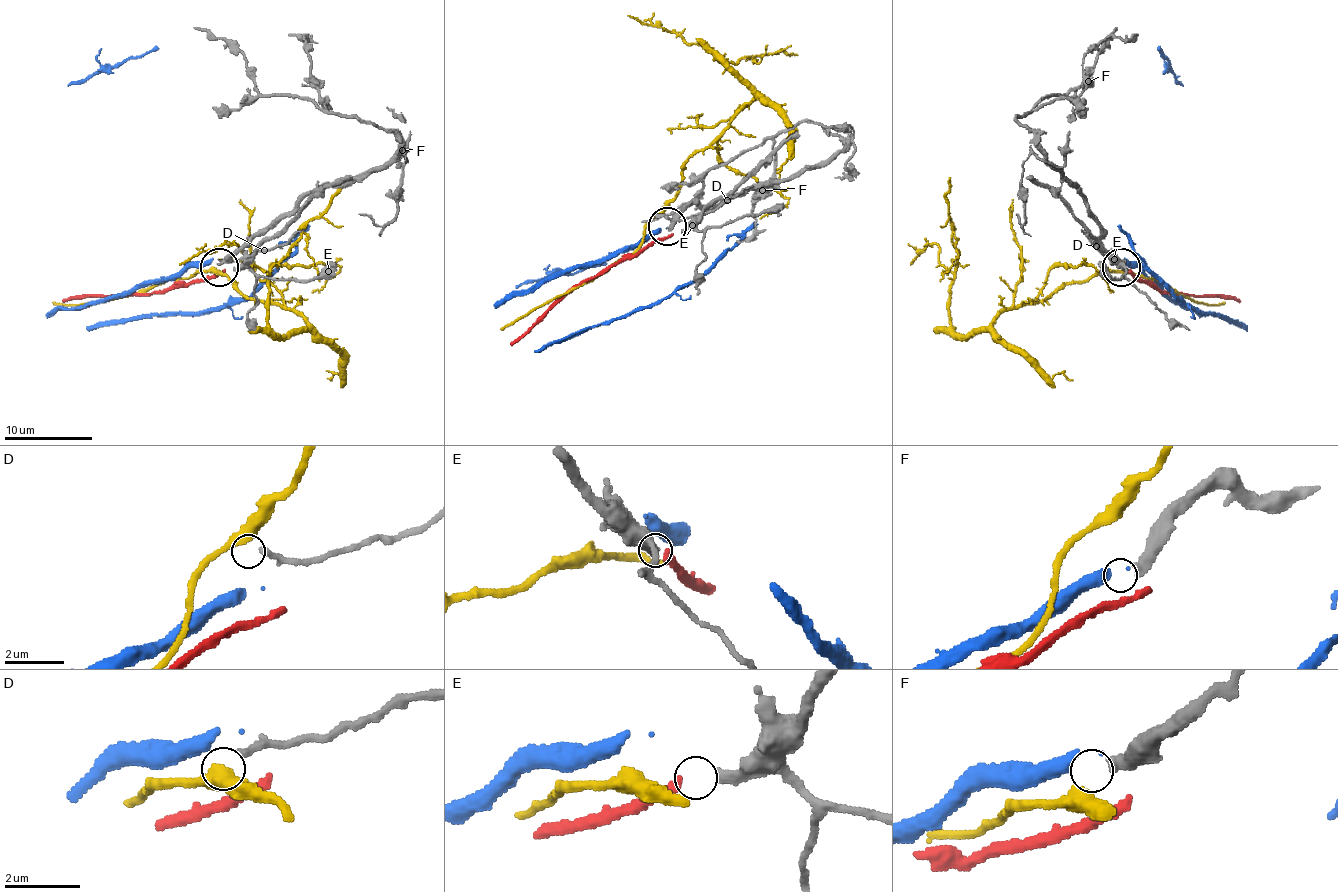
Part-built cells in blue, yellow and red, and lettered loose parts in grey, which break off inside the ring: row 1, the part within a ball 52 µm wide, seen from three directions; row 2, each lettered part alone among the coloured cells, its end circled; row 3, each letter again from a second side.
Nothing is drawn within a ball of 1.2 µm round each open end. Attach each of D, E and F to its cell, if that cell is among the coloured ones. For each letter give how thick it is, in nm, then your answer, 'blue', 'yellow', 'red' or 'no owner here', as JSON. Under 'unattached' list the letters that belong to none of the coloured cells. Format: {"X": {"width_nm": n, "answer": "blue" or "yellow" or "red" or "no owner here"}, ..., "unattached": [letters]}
{"D": {"width_nm": 200, "answer": "yellow"}, "E": {"width_nm": 320, "answer": "red"}, "F": {"width_nm": 400, "answer": "blue"}, "unattached": []}

